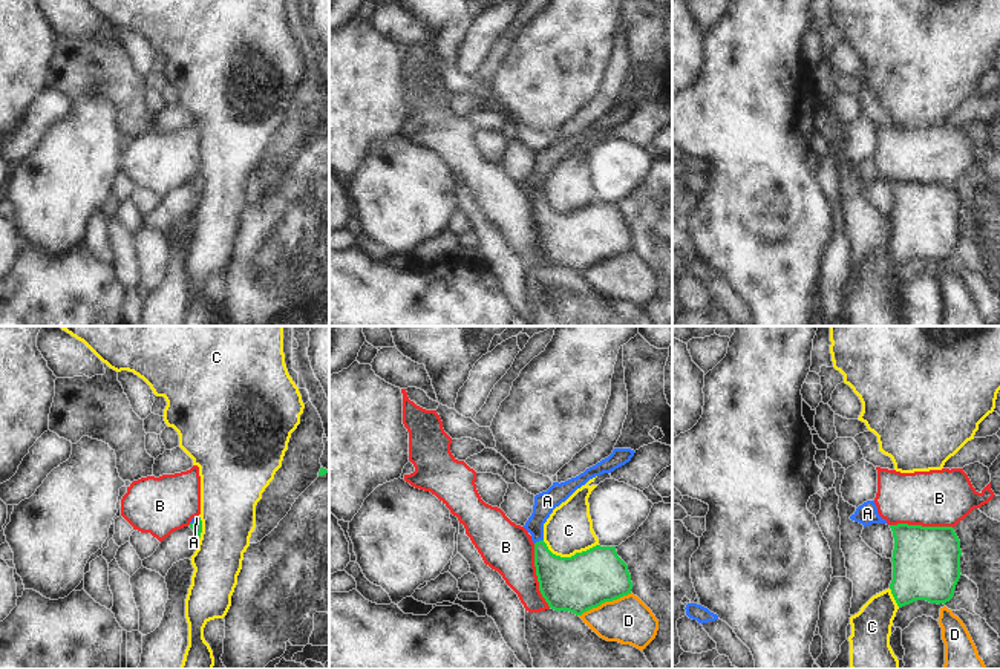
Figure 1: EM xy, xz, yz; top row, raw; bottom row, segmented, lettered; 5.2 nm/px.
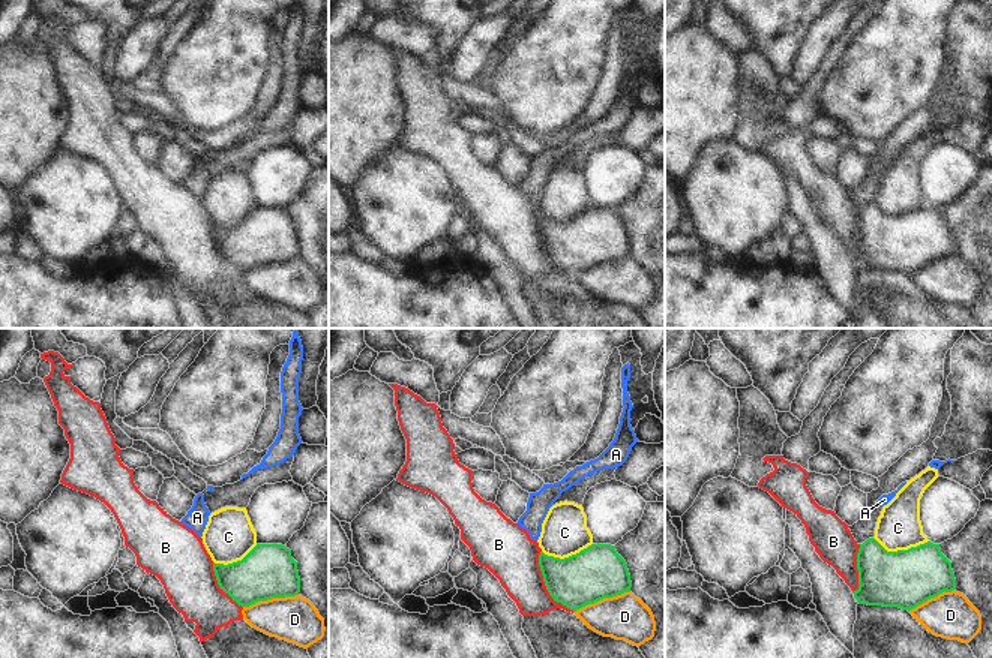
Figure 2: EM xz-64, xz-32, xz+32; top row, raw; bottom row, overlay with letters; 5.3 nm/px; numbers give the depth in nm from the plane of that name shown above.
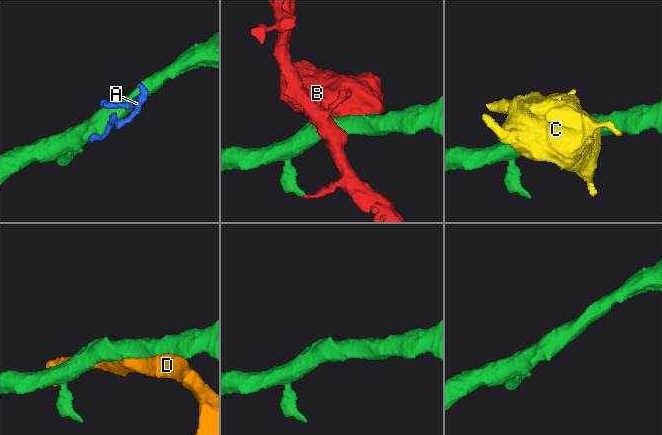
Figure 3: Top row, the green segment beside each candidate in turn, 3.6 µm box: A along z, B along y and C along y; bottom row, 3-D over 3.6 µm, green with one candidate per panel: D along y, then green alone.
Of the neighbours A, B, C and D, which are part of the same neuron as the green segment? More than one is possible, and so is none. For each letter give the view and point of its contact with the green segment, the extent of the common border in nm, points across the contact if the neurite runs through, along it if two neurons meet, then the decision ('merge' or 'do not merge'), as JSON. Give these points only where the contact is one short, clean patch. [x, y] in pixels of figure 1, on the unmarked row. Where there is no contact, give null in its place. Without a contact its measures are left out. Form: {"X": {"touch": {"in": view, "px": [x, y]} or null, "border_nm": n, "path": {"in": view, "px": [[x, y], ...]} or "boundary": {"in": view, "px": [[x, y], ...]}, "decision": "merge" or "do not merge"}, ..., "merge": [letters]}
{"A": {"touch": {"in": "xz", "px": [539, 198]}, "border_nm": 50, "path": {"in": "xz", "px": [[562, 238], [545, 219], [539, 198], [538, 175], [547, 158]]}, "decision": "merge"}, "B": {"touch": {"in": "xz", "px": [536, 231]}, "border_nm": 340, "decision": "do not merge"}, "C": {"touch": {"in": "xz", "px": [571, 213]}, "border_nm": 300, "decision": "do not merge"}, "D": {"touch": {"in": "xz", "px": [605, 257]}, "border_nm": 300, "decision": "do not merge"}, "merge": ["A"]}

